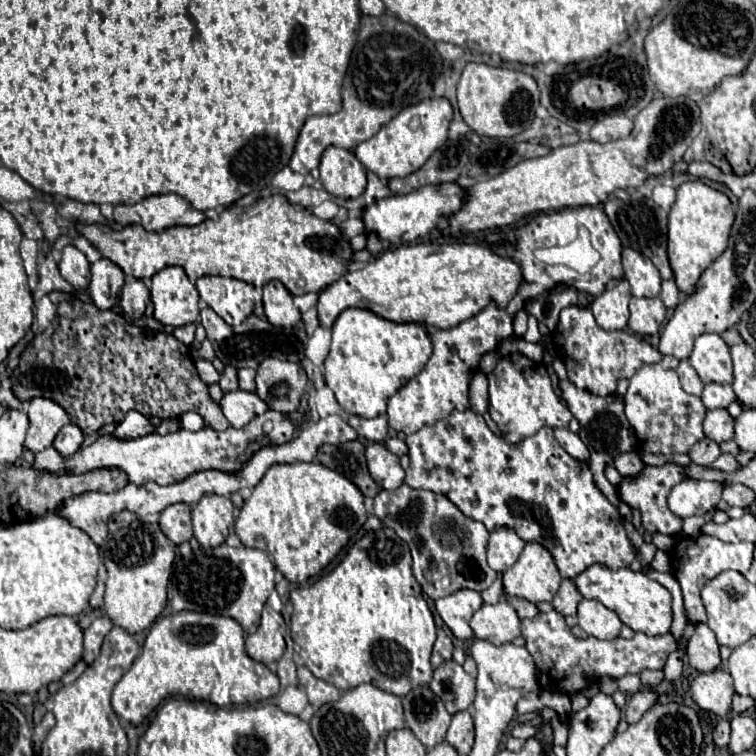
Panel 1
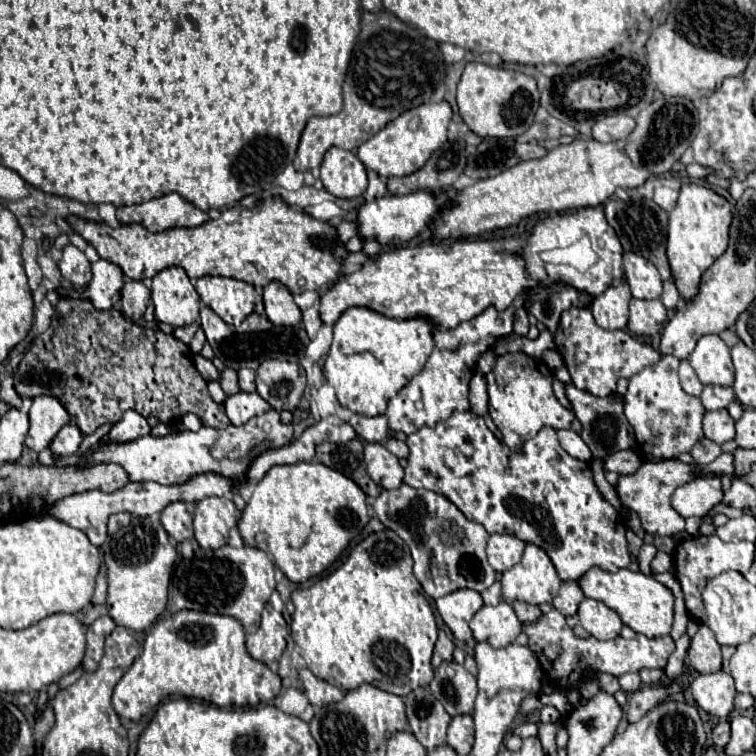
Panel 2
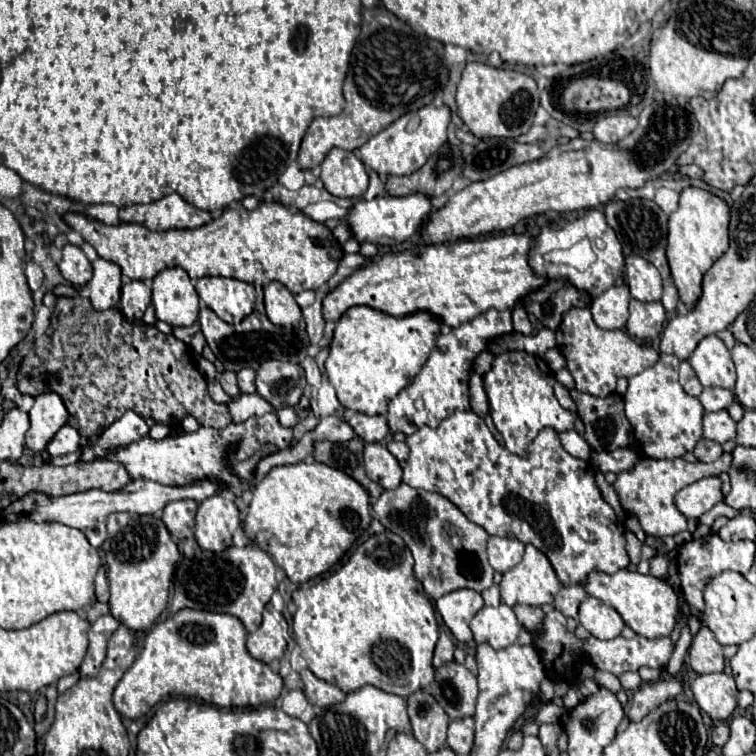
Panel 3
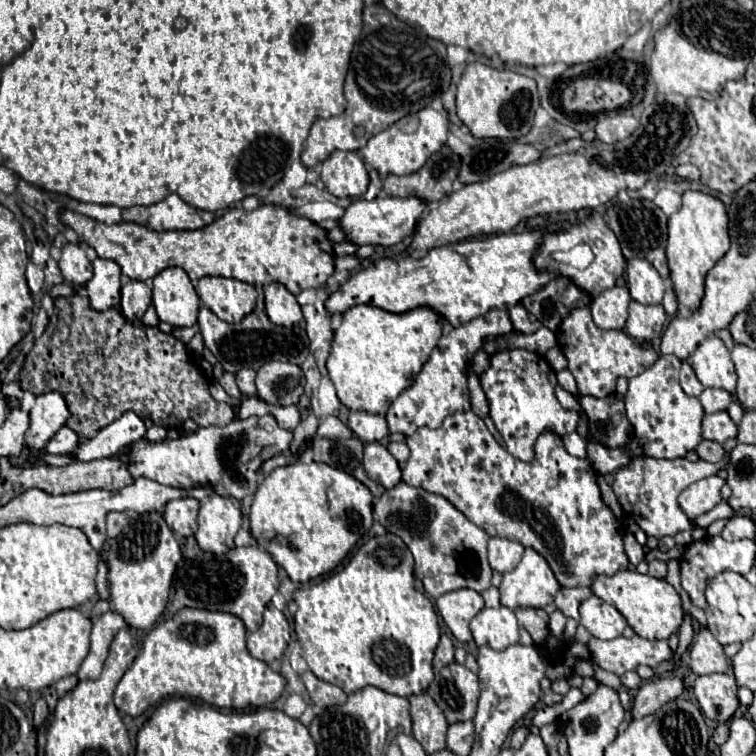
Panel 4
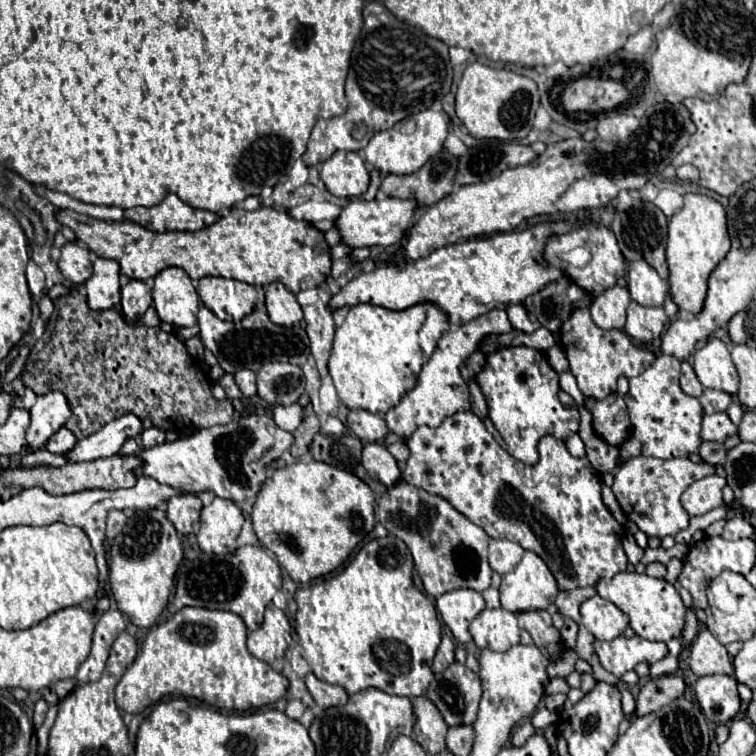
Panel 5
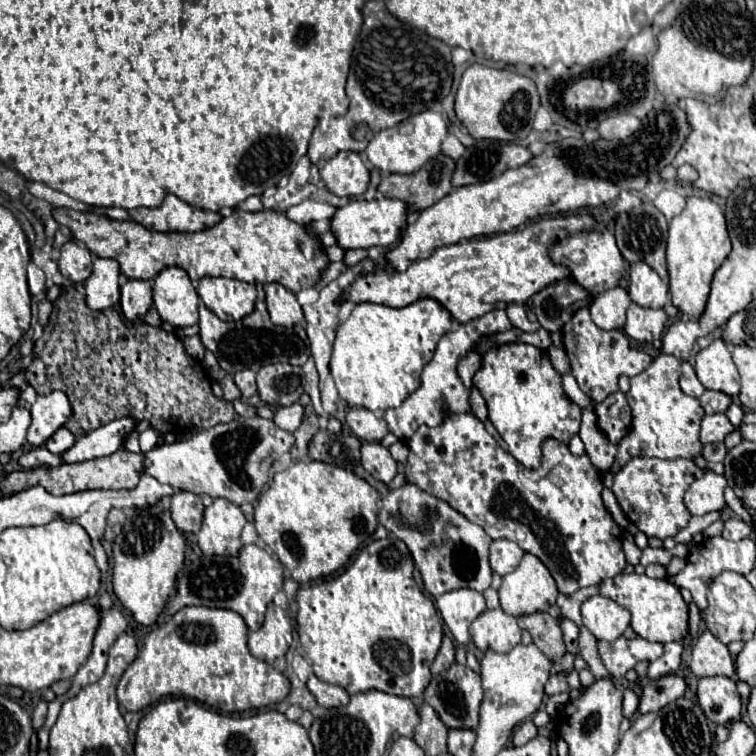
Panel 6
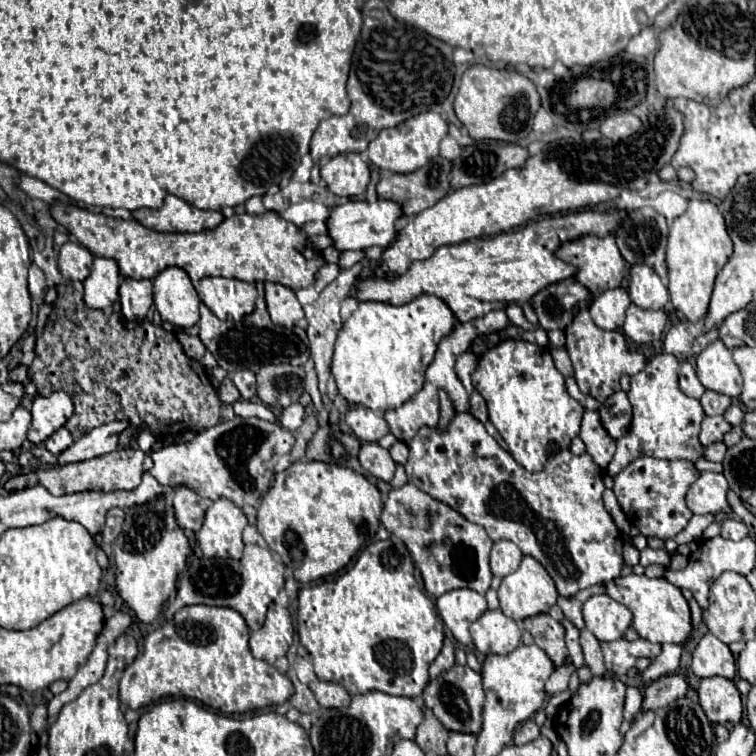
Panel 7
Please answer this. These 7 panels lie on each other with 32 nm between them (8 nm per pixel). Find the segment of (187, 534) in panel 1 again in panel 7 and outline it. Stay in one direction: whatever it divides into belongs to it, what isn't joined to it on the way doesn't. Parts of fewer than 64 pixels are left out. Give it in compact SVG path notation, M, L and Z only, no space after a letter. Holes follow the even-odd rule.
M176 488L174 510L176 520L184 530L198 532L204 522L204 512L208 510L208 502L198 492L192 492L192 488Z

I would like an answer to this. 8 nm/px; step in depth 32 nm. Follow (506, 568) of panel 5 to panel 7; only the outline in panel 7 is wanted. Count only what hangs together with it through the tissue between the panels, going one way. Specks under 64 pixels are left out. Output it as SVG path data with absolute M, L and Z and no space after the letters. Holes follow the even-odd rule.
M498 540L498 542L494 542L492 554L490 554L492 574L498 576L498 578L504 578L504 576L512 574L520 566L522 558L524 556L522 556L520 548L514 542L510 542L510 540Z

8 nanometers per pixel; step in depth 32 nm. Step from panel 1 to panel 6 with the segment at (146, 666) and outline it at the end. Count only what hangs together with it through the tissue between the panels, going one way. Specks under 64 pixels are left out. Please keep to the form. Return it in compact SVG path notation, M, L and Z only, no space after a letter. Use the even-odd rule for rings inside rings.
M186 606L174 614L172 622L162 624L152 630L144 640L144 650L126 668L118 684L118 702L126 710L138 712L164 696L186 696L196 698L222 712L244 712L254 708L264 708L268 704L278 704L290 694L290 680L274 670L264 660L258 660L248 650L248 628L240 614L226 608L206 608L206 606Z

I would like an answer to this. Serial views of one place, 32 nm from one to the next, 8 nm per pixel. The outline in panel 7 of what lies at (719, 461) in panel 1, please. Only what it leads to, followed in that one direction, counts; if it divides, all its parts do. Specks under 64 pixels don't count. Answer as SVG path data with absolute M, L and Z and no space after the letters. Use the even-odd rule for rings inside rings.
M642 456L630 462L614 478L614 494L624 510L626 518L646 536L646 538L676 538L692 518L692 510L686 506L686 492L690 484L698 478L698 470L688 460L662 460L652 456Z

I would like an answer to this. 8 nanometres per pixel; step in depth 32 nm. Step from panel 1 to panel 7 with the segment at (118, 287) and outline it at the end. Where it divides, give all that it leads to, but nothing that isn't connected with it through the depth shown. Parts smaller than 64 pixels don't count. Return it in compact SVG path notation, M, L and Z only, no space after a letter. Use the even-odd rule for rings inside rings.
M94 258L90 276L84 280L84 302L90 308L104 310L118 300L118 264L110 258Z

